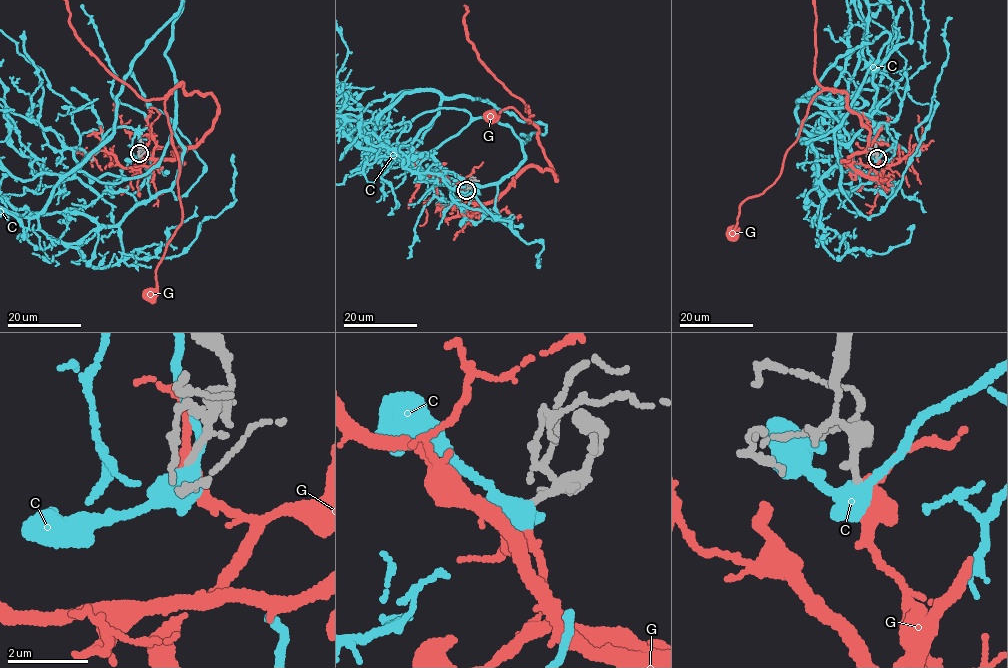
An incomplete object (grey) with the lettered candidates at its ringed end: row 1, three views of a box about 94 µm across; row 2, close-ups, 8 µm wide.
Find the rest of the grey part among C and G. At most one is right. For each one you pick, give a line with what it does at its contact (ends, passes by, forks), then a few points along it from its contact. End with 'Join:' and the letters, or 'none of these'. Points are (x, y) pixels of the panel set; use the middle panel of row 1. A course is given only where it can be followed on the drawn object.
G: it passes by; it runs (466, 190), (469, 200), (488, 204), (525, 168), (557, 175), (528, 105), (527, 123), (510, 107), (491, 115)
Join: G

